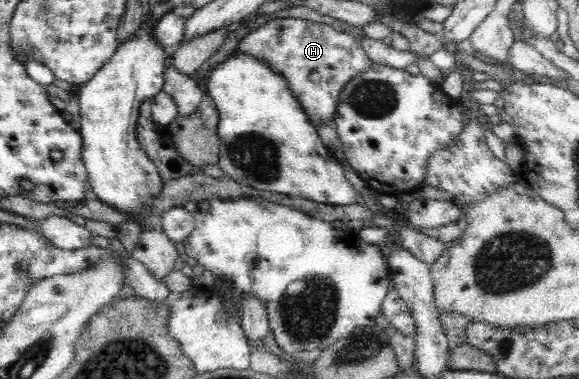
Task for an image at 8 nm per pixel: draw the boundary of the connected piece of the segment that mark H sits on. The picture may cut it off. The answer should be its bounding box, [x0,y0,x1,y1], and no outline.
[233,17,372,125]

